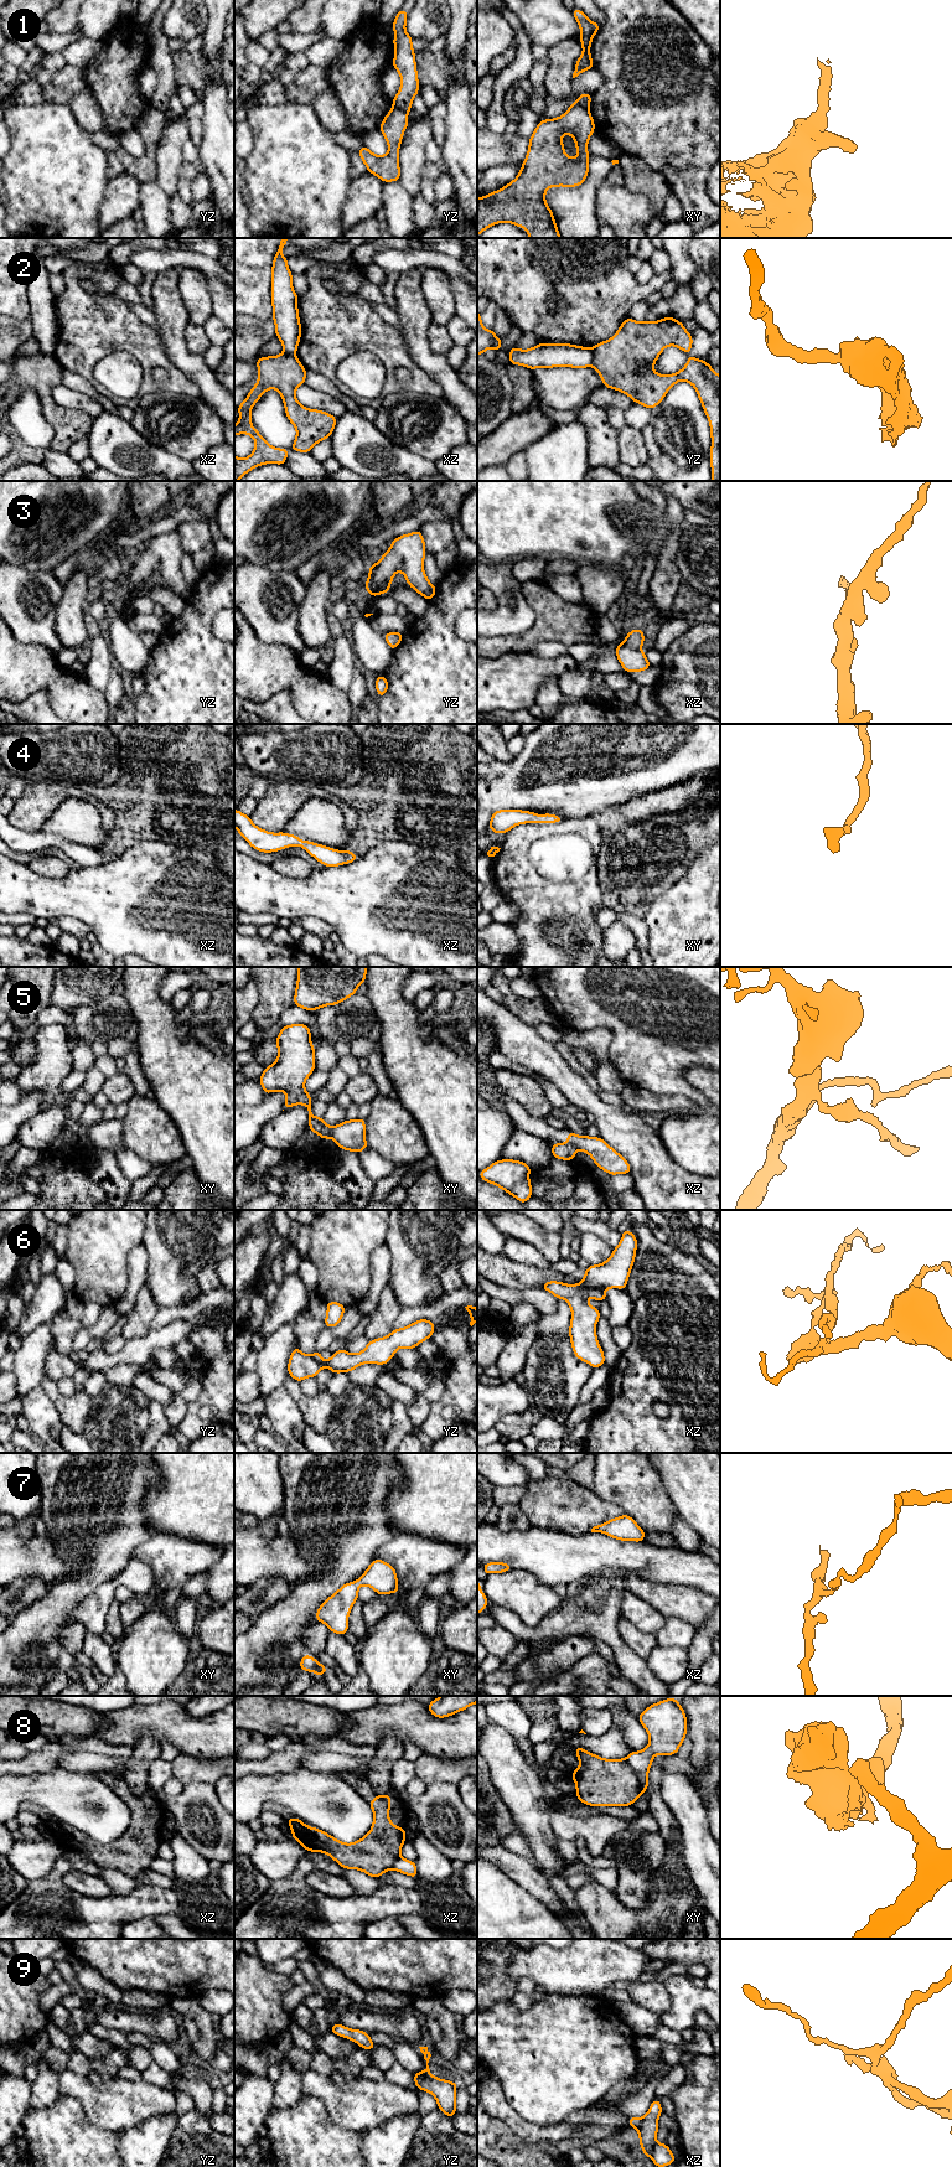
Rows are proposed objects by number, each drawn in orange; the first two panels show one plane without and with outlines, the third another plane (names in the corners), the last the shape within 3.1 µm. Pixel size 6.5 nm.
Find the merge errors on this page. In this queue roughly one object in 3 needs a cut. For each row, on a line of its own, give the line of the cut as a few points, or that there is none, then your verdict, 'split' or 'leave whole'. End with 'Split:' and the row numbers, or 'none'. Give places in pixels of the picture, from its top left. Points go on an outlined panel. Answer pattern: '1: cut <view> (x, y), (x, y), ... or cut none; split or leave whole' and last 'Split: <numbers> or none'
1: cut yz (393, 104), (407, 112); split
2: cut yz (591, 348), (593, 365); split
3: cut none; leave whole
4: cut none; leave whole
5: cut xy (331, 1127), (330, 1137); split
6: cut xz (579, 1283), (586, 1288), (600, 1288), (604, 1291); split
7: cut none; leave whole
8: cut xy (625, 1759), (635, 1773), (642, 1793); split
9: cut xz (642, 2119), (636, 2127); split
Split: 1, 2, 5, 6, 8, 9

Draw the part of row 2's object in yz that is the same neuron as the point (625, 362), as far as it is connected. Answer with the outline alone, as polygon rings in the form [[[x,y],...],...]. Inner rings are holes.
[[[672,316],[653,322],[637,322],[627,317],[610,340],[599,342],[593,347],[593,367],[599,372],[604,387],[616,389],[628,395],[633,403],[648,409],[657,407],[677,382],[690,383],[698,393],[710,425],[712,481],[720,481],[720,376],[708,362],[690,356],[685,366],[677,373],[663,376],[653,371],[657,358],[667,346],[676,346],[689,355],[692,345],[692,335],[681,321]]]

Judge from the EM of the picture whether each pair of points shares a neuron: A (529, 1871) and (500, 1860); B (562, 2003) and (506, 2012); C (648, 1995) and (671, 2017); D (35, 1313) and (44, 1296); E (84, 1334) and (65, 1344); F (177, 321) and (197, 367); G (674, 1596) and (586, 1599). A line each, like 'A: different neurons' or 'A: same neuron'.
A: same neuron
B: same neuron
C: different neurons
D: same neuron
E: different neurons
F: same neuron
G: different neurons

